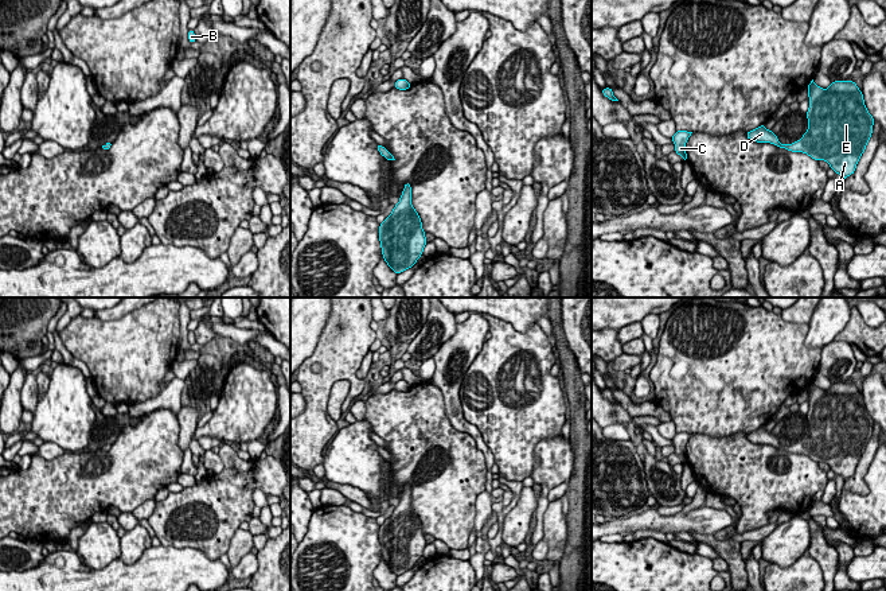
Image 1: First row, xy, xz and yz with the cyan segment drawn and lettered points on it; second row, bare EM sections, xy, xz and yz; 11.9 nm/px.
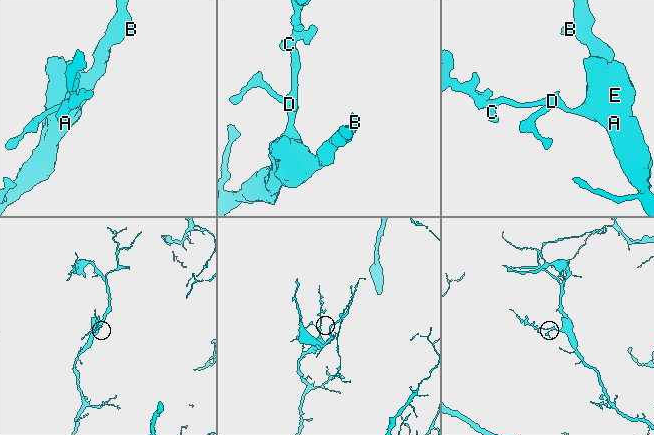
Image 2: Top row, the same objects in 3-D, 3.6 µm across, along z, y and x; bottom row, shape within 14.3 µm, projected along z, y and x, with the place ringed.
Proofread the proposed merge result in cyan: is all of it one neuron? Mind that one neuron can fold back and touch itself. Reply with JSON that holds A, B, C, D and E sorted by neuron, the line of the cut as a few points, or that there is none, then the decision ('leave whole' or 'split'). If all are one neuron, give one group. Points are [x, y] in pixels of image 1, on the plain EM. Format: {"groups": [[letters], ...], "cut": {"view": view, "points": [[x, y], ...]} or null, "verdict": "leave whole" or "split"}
{"groups": [["A", "B", "C", "D", "E"]], "cut": null, "verdict": "leave whole"}

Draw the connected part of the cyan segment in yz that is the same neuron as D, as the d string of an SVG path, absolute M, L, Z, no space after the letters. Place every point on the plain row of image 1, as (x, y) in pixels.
M813 381L807 388L809 398L809 409L807 413L808 431L803 439L792 446L781 446L778 439L765 425L746 433L746 439L757 444L770 444L778 450L792 454L803 454L815 462L824 462L844 481L855 474L856 466L866 451L873 435L874 420L869 415L863 394L854 382L835 382L828 390L817 388Z

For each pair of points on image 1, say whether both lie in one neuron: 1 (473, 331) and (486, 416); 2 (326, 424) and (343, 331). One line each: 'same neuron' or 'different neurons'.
1: different neurons
2: same neuron

